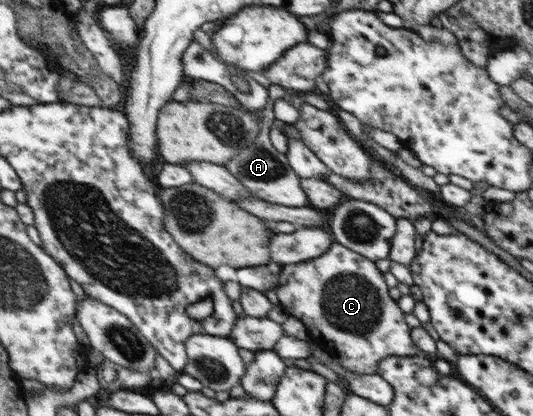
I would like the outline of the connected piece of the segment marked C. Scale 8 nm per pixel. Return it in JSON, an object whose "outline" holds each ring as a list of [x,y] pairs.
{"outline":[[[333,242],[329,250],[317,258],[299,264],[282,265],[279,285],[274,291],[287,314],[301,320],[317,342],[335,357],[345,370],[353,374],[372,375],[378,371],[379,361],[388,356],[422,355],[420,348],[411,338],[411,328],[405,322],[404,312],[396,301],[390,298],[387,285],[382,272],[372,260]]]}

